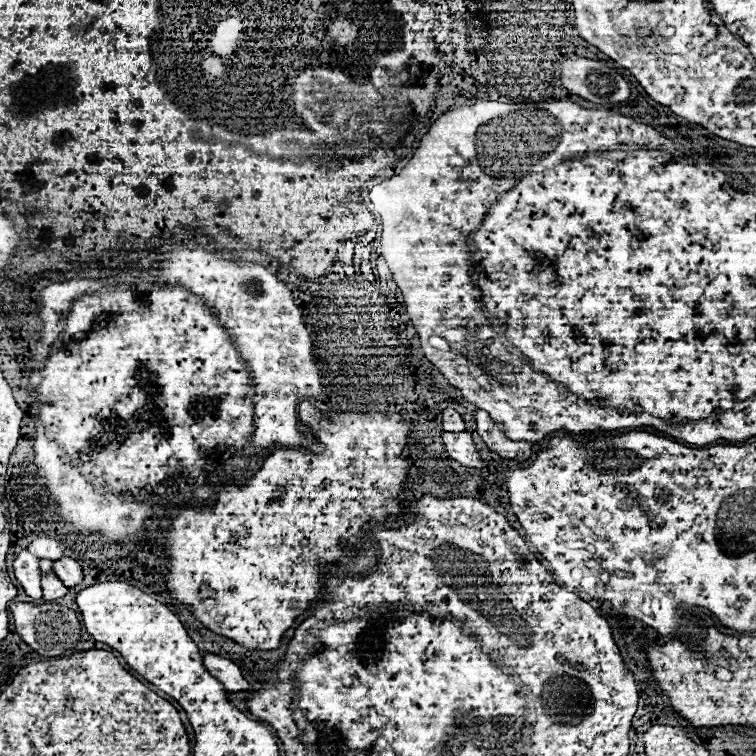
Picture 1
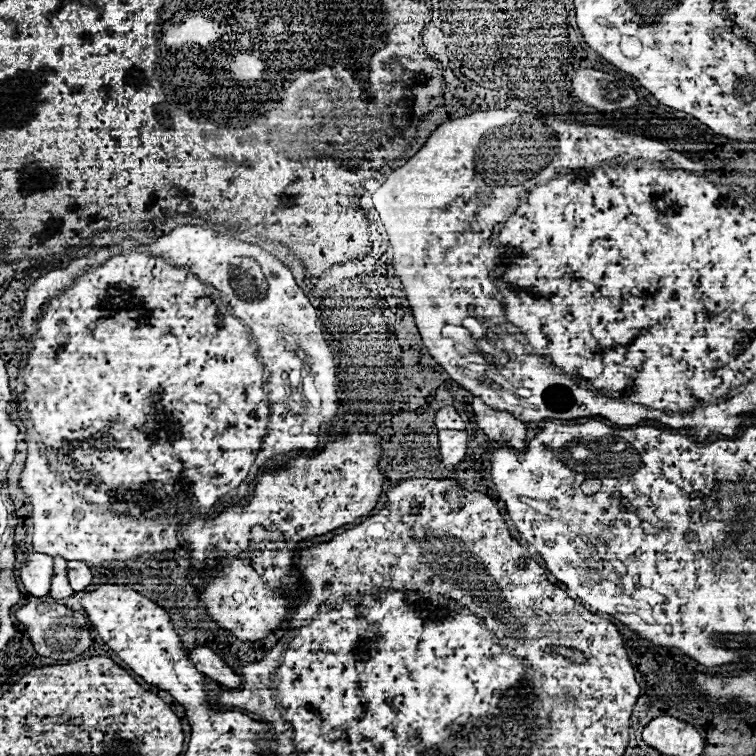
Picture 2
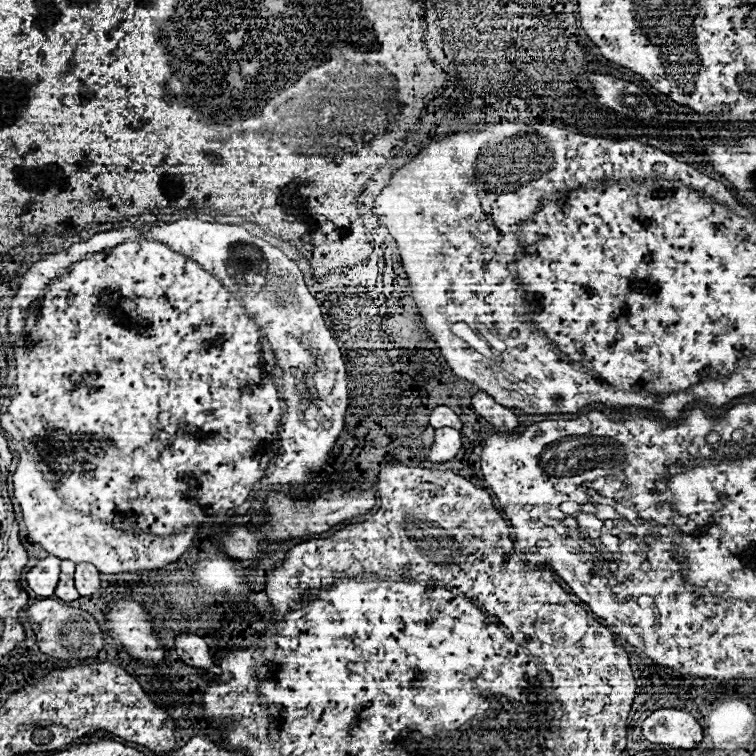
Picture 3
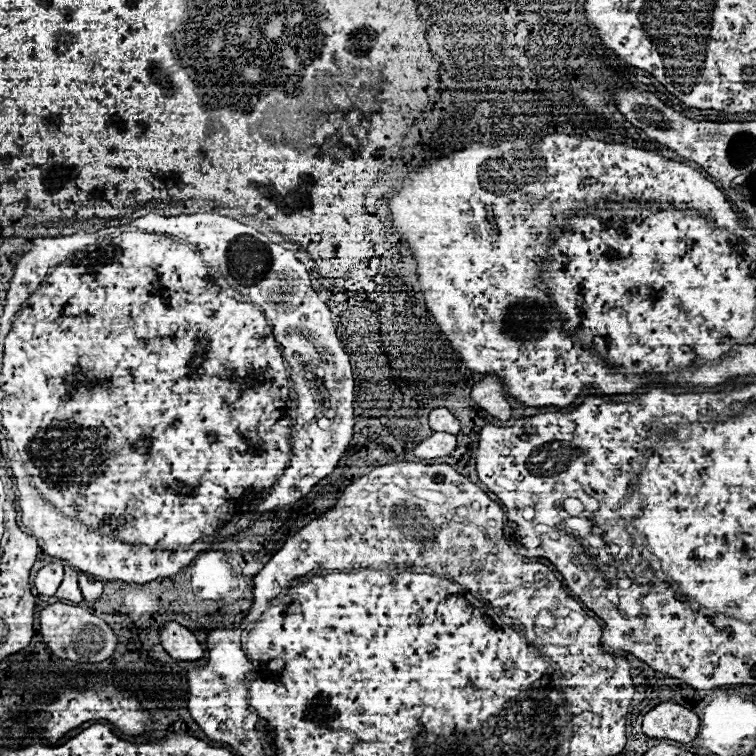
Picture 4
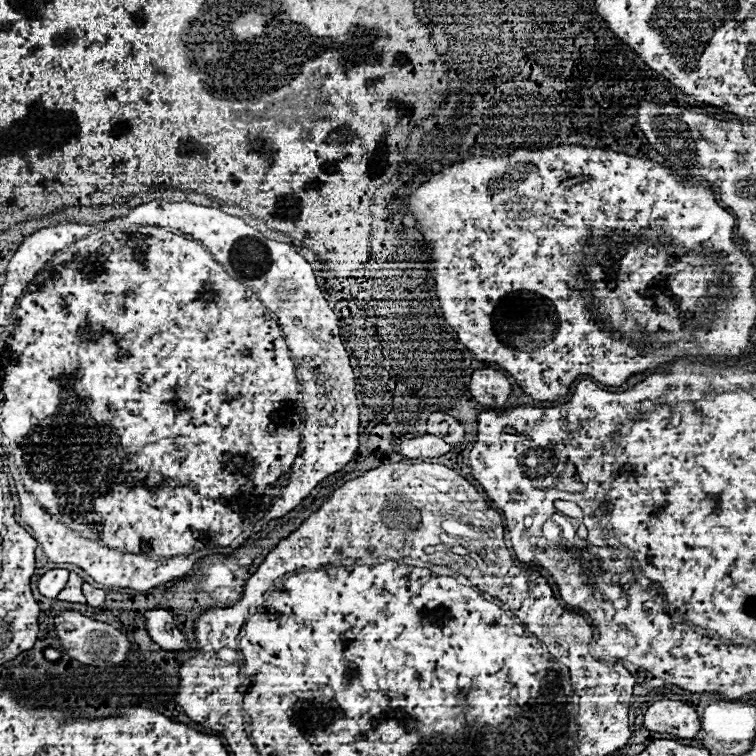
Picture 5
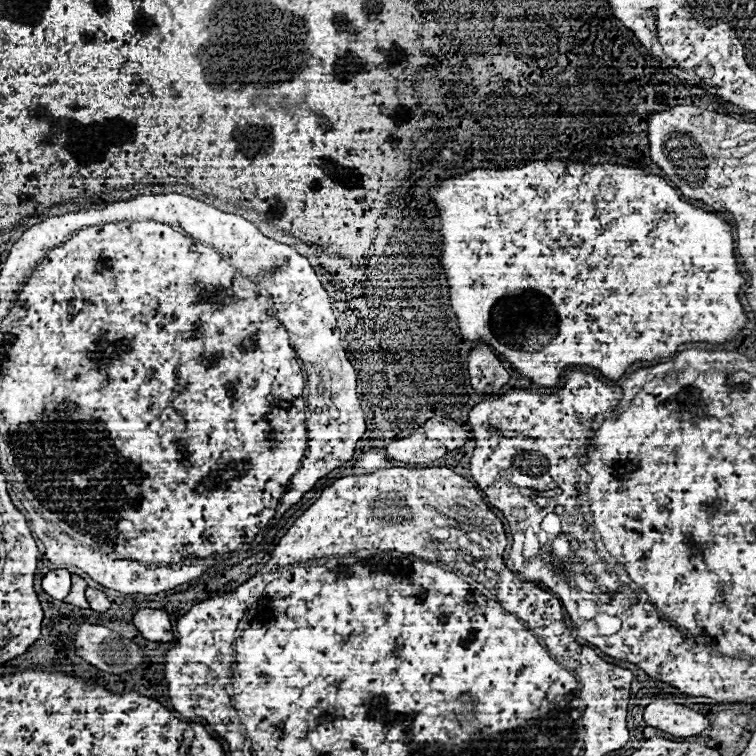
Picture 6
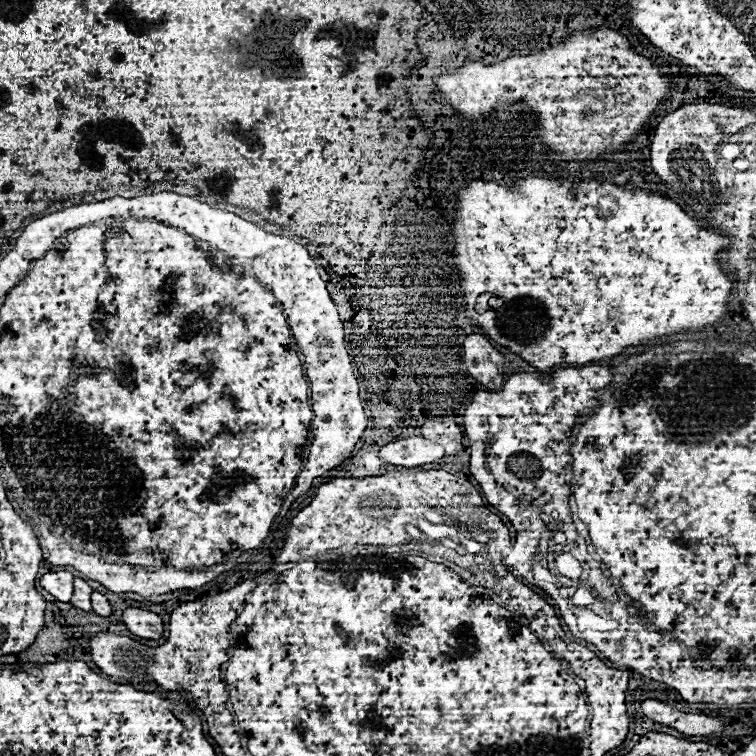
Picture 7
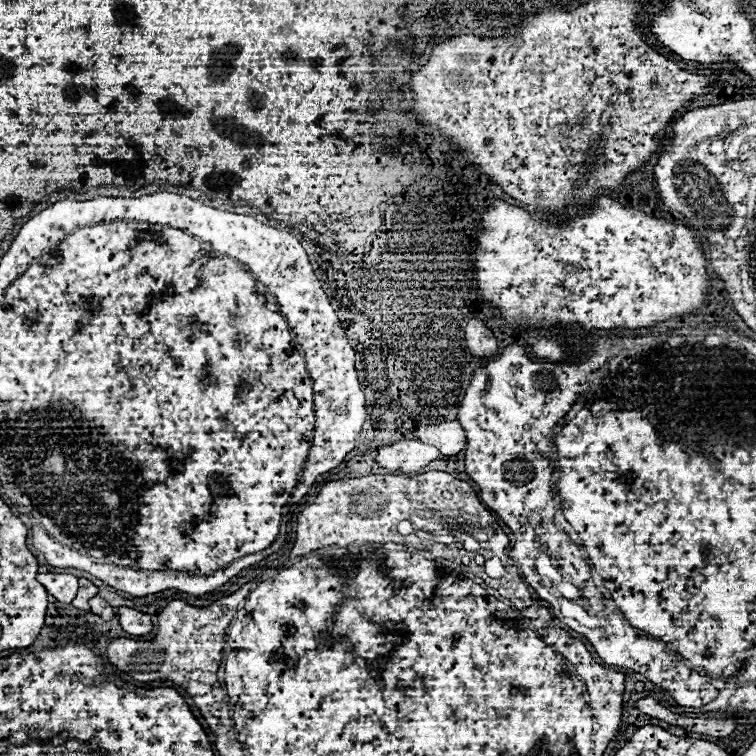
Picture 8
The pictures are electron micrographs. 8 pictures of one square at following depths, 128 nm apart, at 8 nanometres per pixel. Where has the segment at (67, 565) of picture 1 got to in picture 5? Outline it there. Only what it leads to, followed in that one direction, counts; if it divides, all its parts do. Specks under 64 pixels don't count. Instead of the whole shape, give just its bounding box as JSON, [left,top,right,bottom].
[82,582,106,608]

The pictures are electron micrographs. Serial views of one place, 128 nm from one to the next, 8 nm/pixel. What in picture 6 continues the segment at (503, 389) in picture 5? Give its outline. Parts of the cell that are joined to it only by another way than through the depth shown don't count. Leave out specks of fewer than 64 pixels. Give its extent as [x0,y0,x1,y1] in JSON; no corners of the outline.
[468,342,510,394]

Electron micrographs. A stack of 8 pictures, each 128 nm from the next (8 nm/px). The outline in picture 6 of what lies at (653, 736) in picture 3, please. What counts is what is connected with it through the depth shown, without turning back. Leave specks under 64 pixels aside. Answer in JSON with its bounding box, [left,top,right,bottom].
[644,700,710,738]

